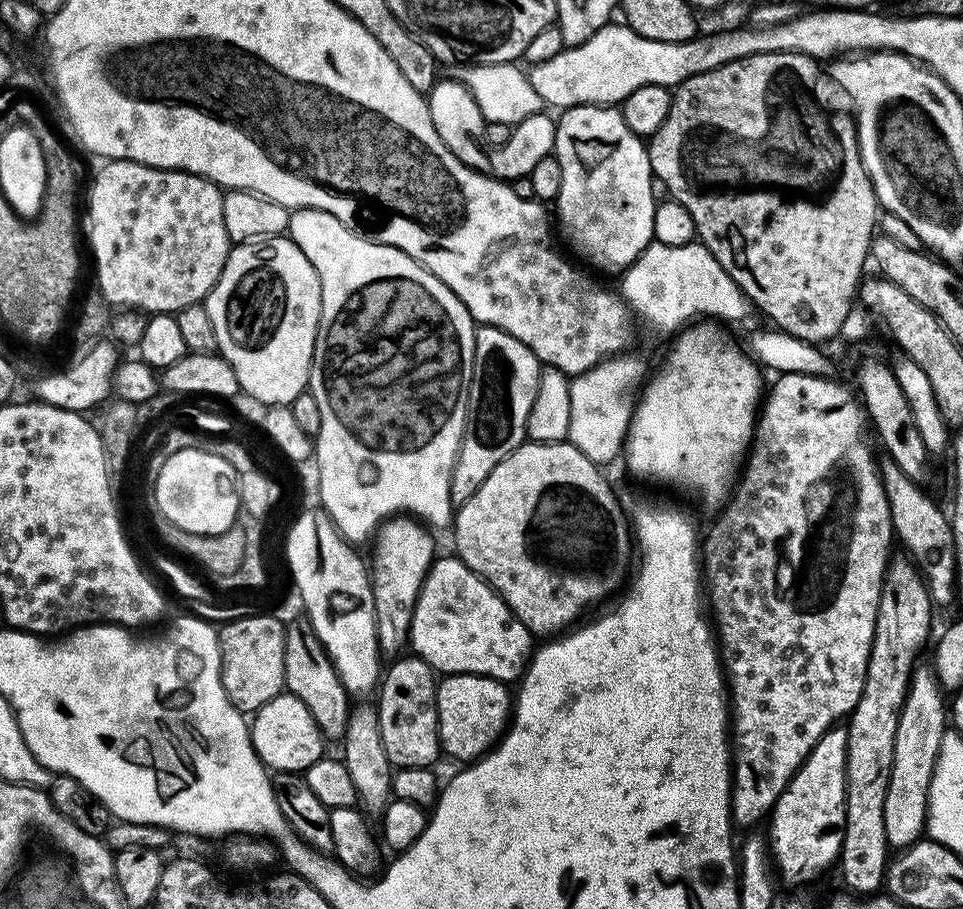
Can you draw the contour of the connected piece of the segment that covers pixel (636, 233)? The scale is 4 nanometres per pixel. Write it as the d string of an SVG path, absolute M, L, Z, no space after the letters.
M580 104L577 108L570 108L559 113L558 119L556 120L556 146L554 155L556 161L562 166L562 190L560 191L560 199L558 201L560 220L564 223L565 234L572 239L573 250L576 251L582 259L589 260L600 272L617 272L617 274L627 272L628 267L648 249L649 244L653 243L654 240L652 231L654 230L654 214L656 213L658 200L657 197L652 197L654 177L645 141L641 139L641 137L635 136L630 130L630 126L626 126L619 107Z

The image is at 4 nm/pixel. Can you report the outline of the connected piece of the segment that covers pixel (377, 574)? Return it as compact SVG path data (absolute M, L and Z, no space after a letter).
M397 514L385 520L374 533L370 575L376 615L377 646L385 657L395 657L401 651L399 648L409 643L408 631L414 616L416 599L422 590L428 569L438 556L431 535L433 536L433 533L421 521L407 514Z

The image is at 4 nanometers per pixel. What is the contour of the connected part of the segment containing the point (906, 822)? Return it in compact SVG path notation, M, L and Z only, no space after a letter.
M920 666L912 673L906 702L898 718L898 734L894 734L894 766L890 770L890 786L886 790L886 838L892 850L903 850L915 844L926 832L928 819L928 787L938 762L938 750L946 731L946 696L931 667Z

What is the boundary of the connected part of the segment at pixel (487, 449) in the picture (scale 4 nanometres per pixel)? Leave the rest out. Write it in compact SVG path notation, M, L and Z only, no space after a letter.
M481 324L477 327L472 381L468 391L467 426L464 428L464 438L456 457L456 466L451 482L453 505L459 506L468 501L470 495L474 494L478 486L485 481L494 466L525 443L530 410L534 406L534 398L538 398L541 367L540 359L532 353L530 346L518 342L518 338L514 338L506 330L495 328L489 324Z

